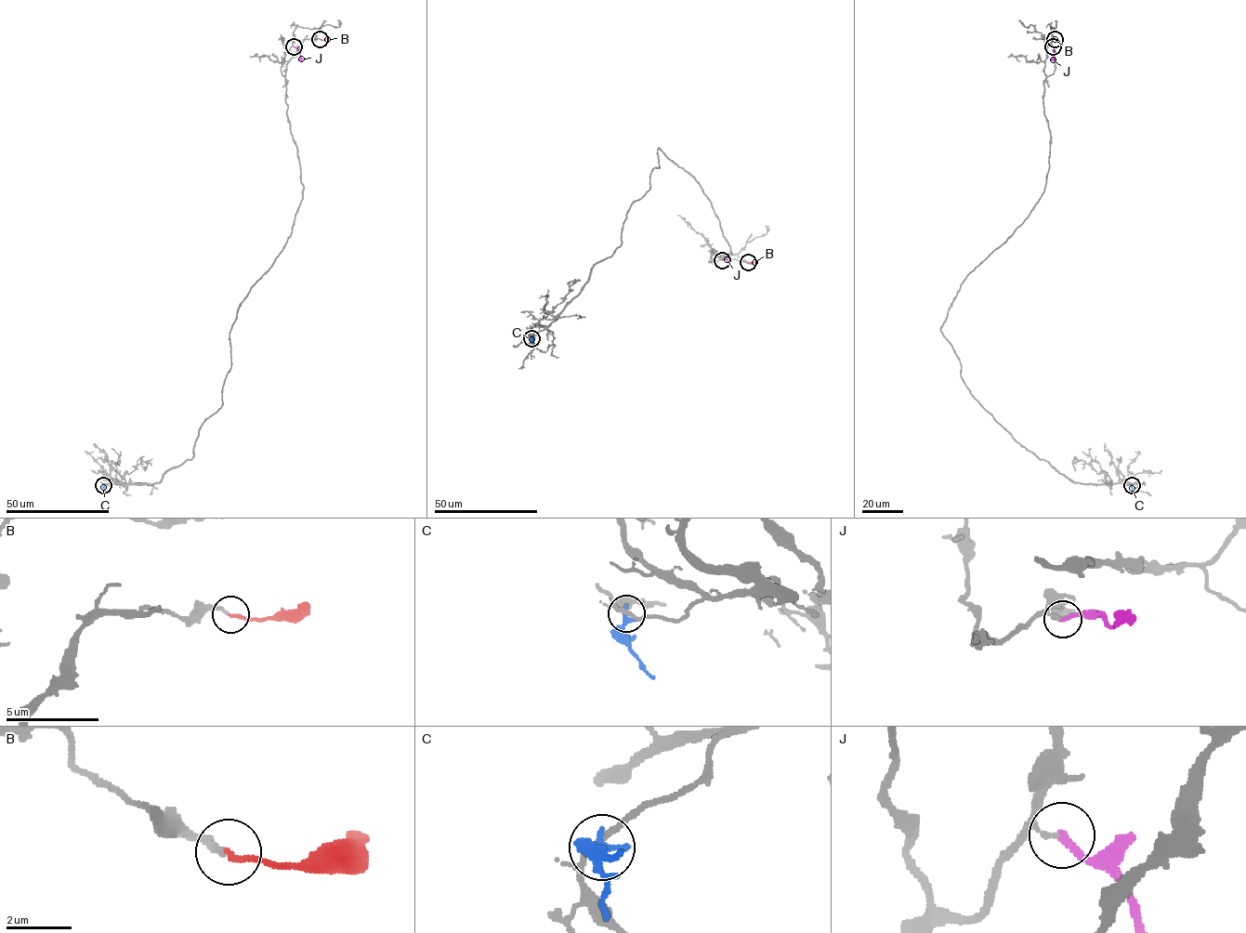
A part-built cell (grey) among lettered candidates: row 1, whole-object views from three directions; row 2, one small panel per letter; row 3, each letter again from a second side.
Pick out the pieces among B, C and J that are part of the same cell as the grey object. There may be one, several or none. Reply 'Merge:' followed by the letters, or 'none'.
Merge: B

